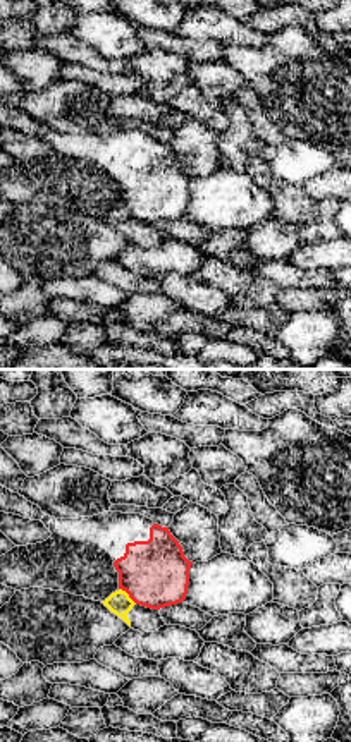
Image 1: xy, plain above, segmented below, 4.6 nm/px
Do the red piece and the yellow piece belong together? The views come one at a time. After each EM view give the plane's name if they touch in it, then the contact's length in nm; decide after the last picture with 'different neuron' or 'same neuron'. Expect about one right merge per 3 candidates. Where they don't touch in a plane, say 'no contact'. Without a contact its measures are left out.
xy | 120 nm

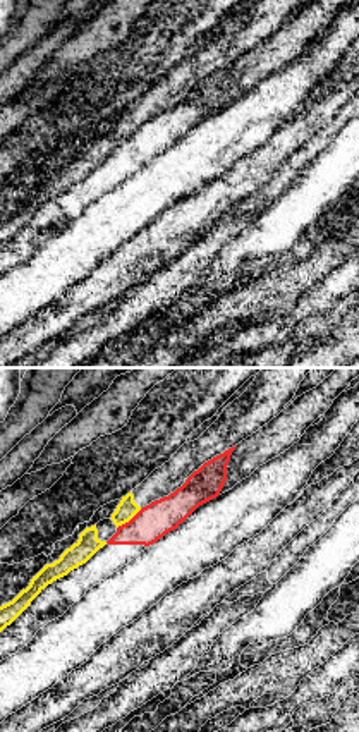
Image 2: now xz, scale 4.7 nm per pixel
xz | 150 nm

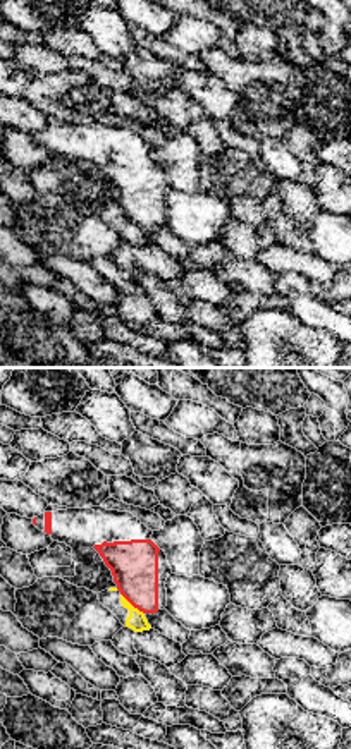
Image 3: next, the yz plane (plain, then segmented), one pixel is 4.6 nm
yz | 150 nm

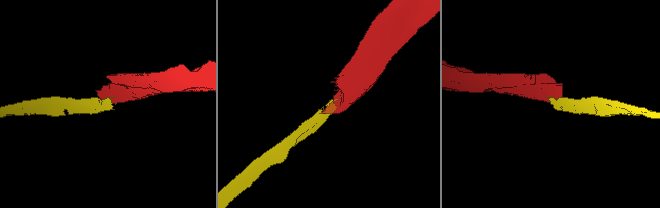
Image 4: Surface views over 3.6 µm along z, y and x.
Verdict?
different neuron

